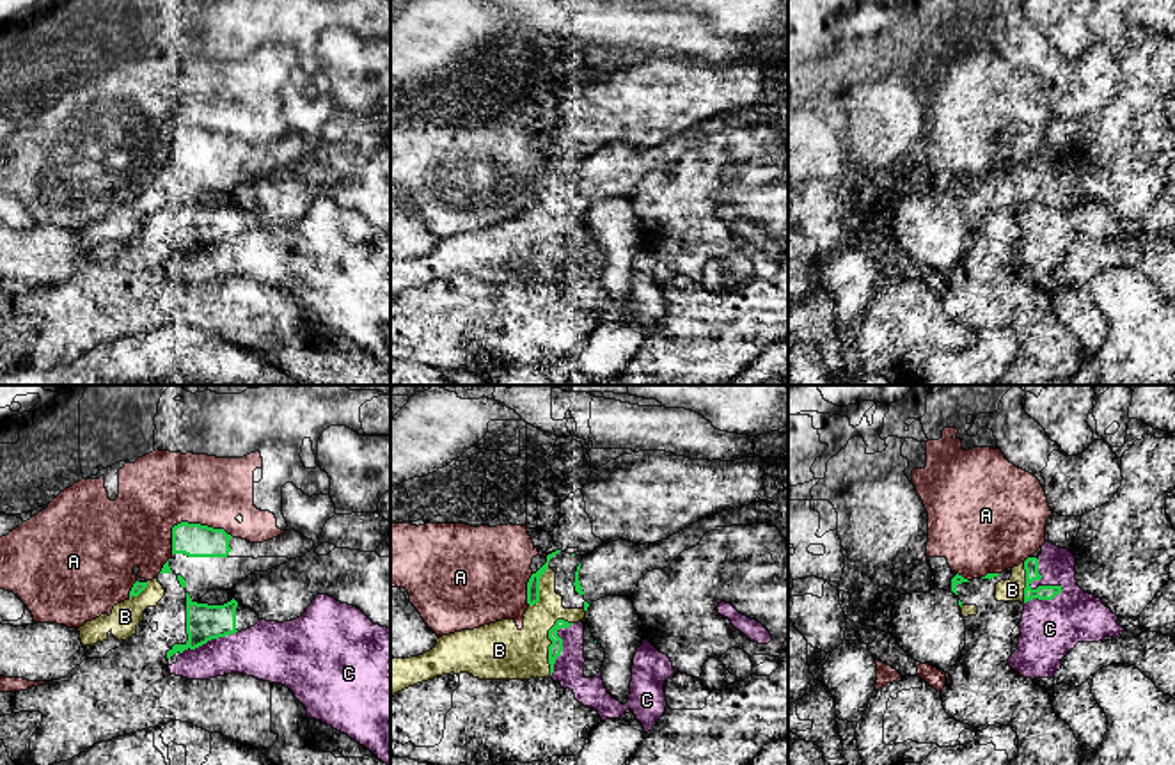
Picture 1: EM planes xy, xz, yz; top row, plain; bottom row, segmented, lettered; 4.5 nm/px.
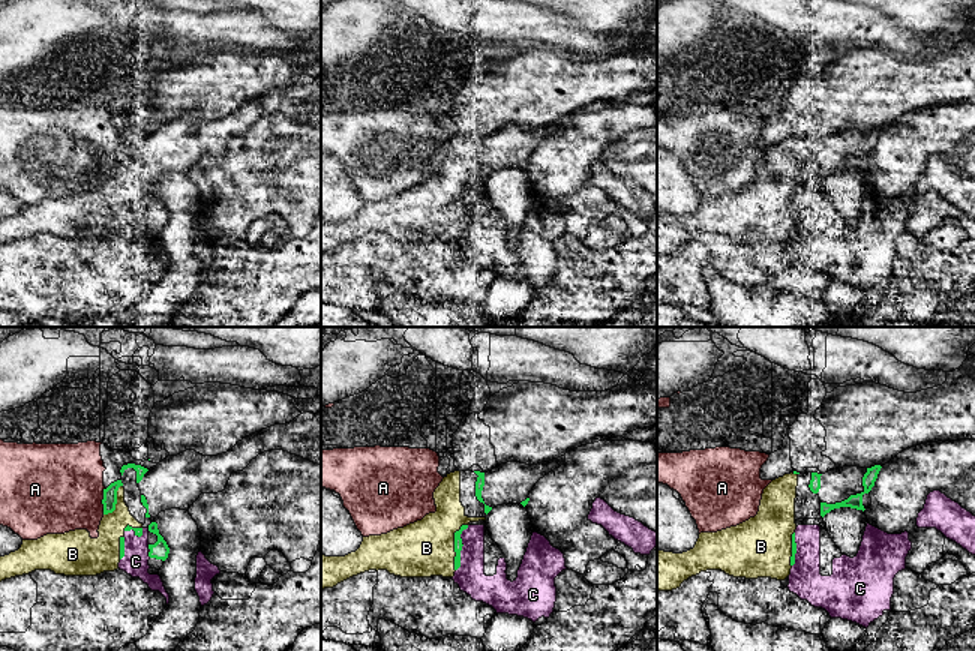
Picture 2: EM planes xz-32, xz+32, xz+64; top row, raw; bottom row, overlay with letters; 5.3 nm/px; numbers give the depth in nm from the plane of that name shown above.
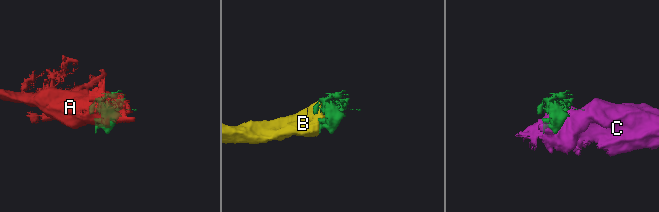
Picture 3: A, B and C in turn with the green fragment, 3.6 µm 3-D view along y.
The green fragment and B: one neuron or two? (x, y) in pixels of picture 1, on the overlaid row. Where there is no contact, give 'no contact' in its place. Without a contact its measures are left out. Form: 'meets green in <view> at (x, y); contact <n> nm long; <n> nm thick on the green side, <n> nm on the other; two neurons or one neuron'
meets green in xz at (551, 645); contact 260 nm long; 60 nm thick on the green side, 260 nm on the other; one neuron

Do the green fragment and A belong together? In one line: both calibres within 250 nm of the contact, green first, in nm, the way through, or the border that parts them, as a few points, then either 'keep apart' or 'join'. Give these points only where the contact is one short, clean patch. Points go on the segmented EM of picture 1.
calibres 160 and 340 nm; keep apart

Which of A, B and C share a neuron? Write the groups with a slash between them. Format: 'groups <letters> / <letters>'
groups A / B / C

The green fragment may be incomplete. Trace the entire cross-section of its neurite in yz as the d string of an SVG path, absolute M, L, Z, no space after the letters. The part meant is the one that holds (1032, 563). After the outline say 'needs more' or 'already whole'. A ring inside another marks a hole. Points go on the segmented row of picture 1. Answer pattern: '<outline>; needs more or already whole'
M1028 557L1019 566L1012 568L1012 577L996 584L996 600L998 602L1021 602L1026 605L1029 600L1053 600L1063 589L1061 586L1038 586L1033 589L1029 584L1040 580L1038 559Z; needs more

